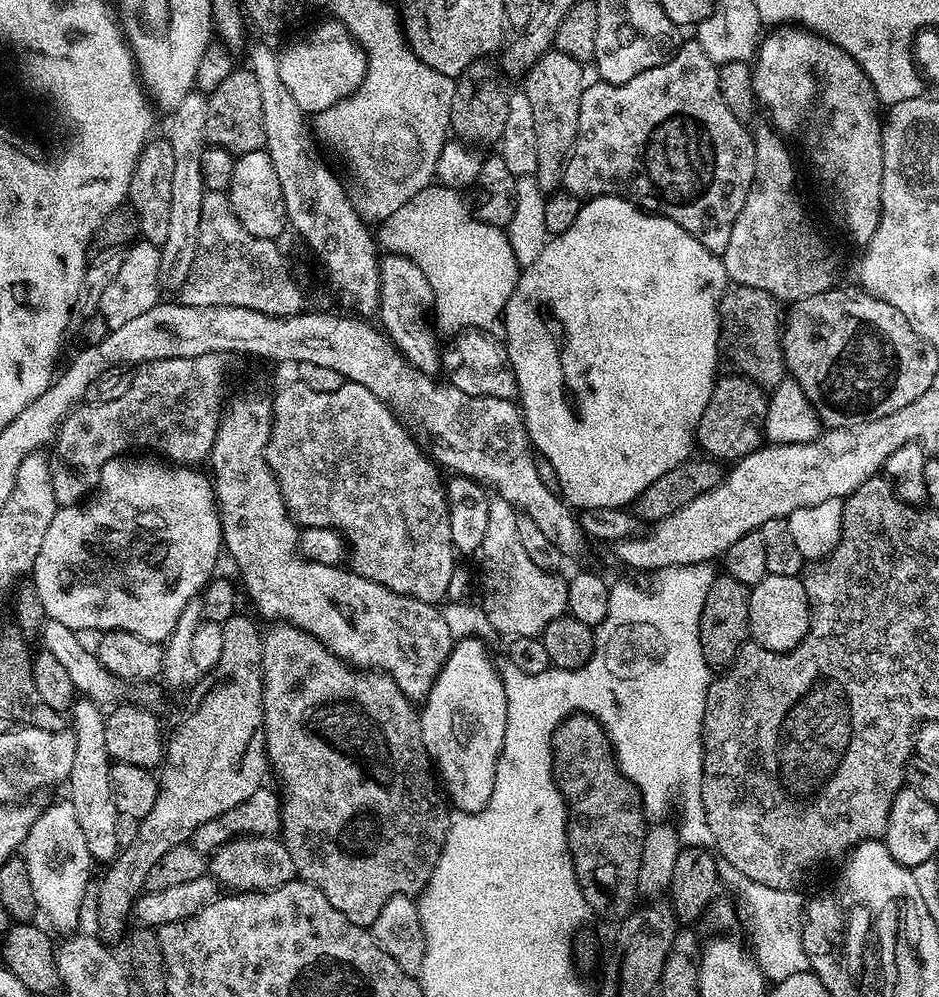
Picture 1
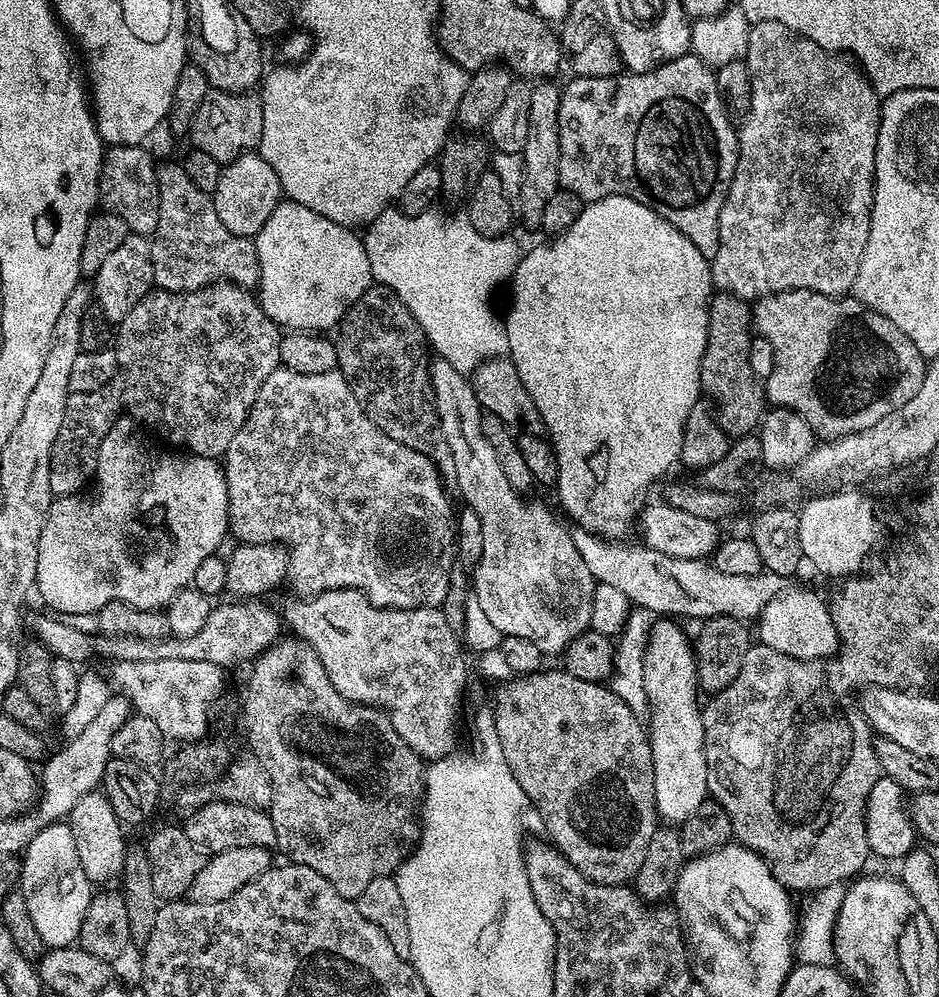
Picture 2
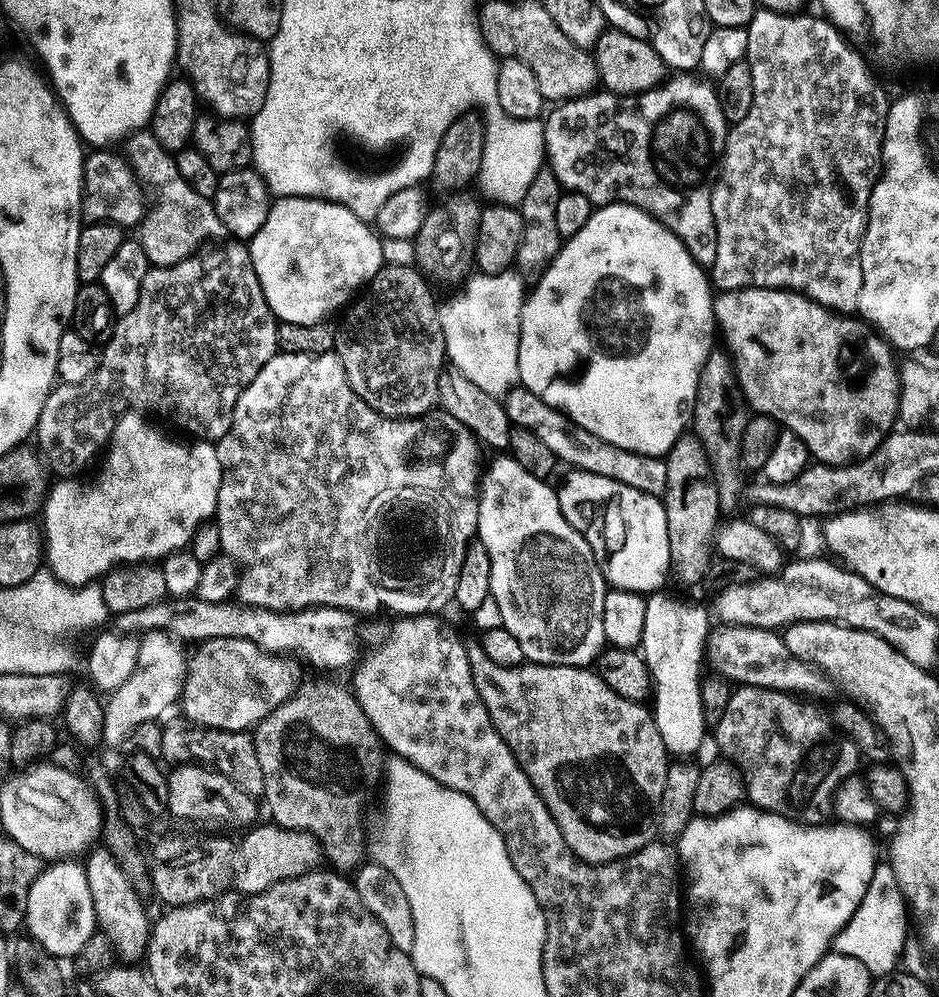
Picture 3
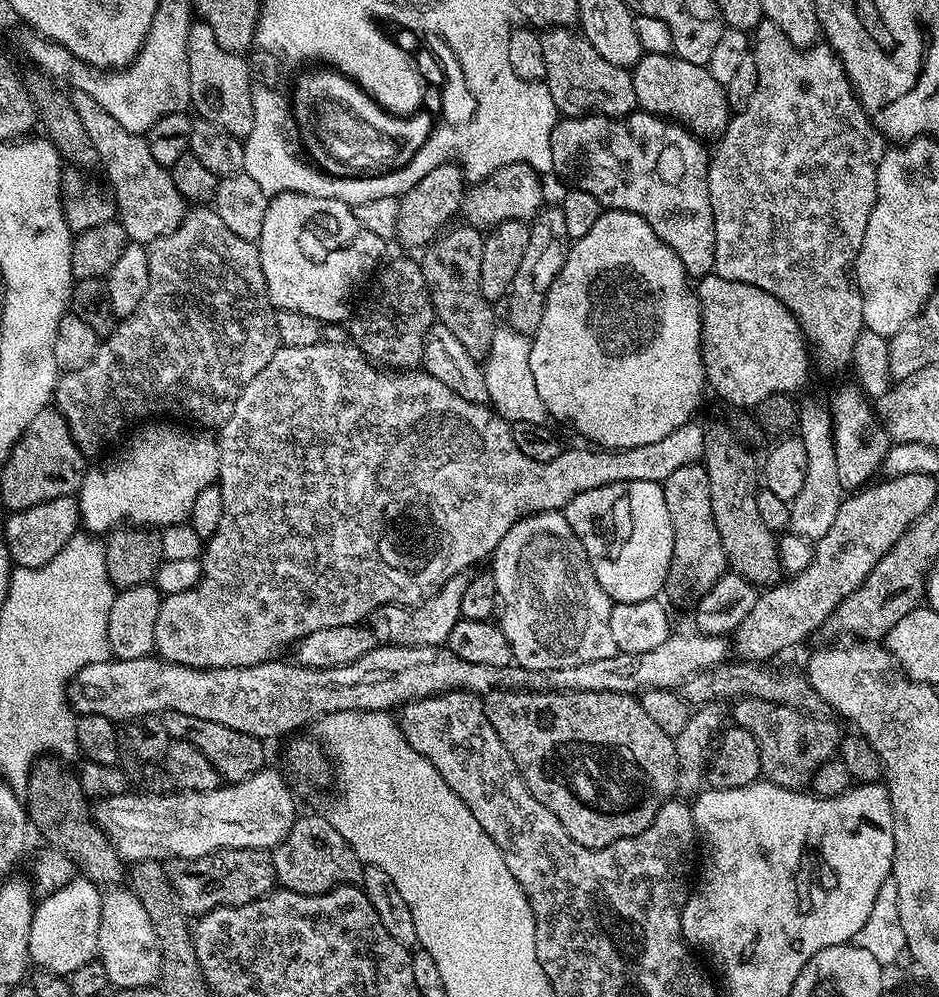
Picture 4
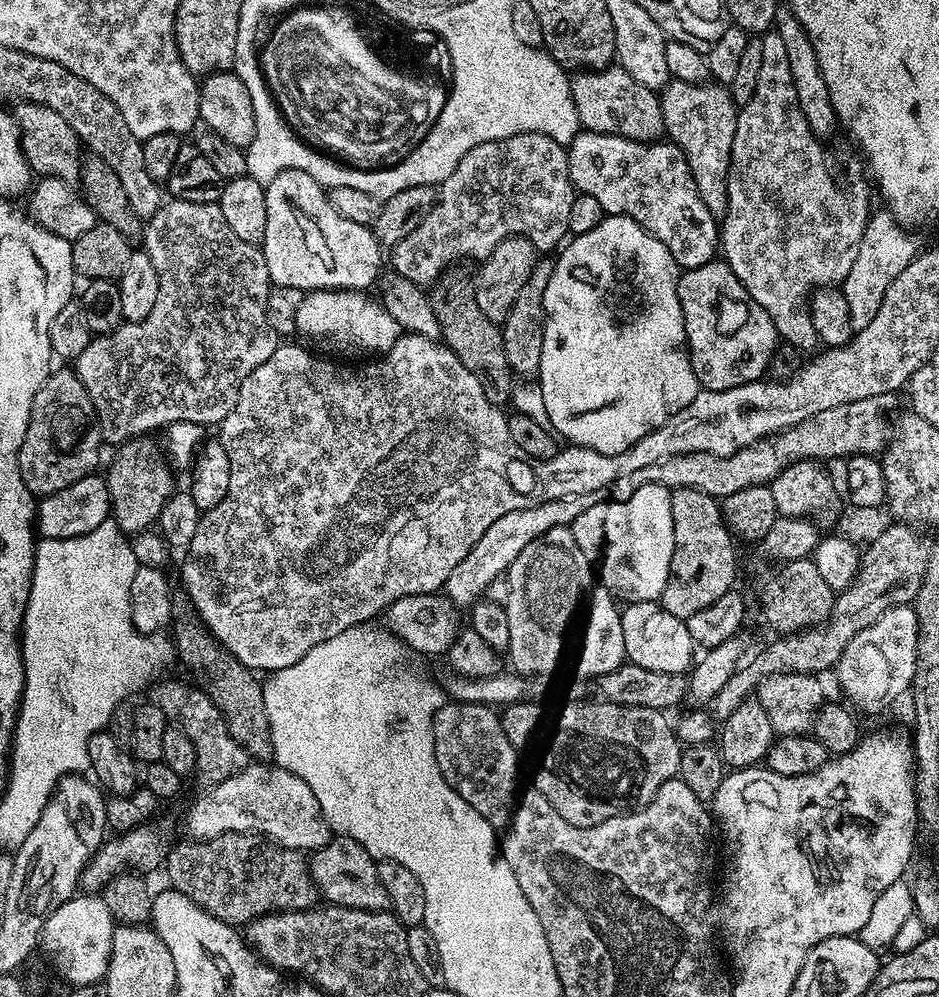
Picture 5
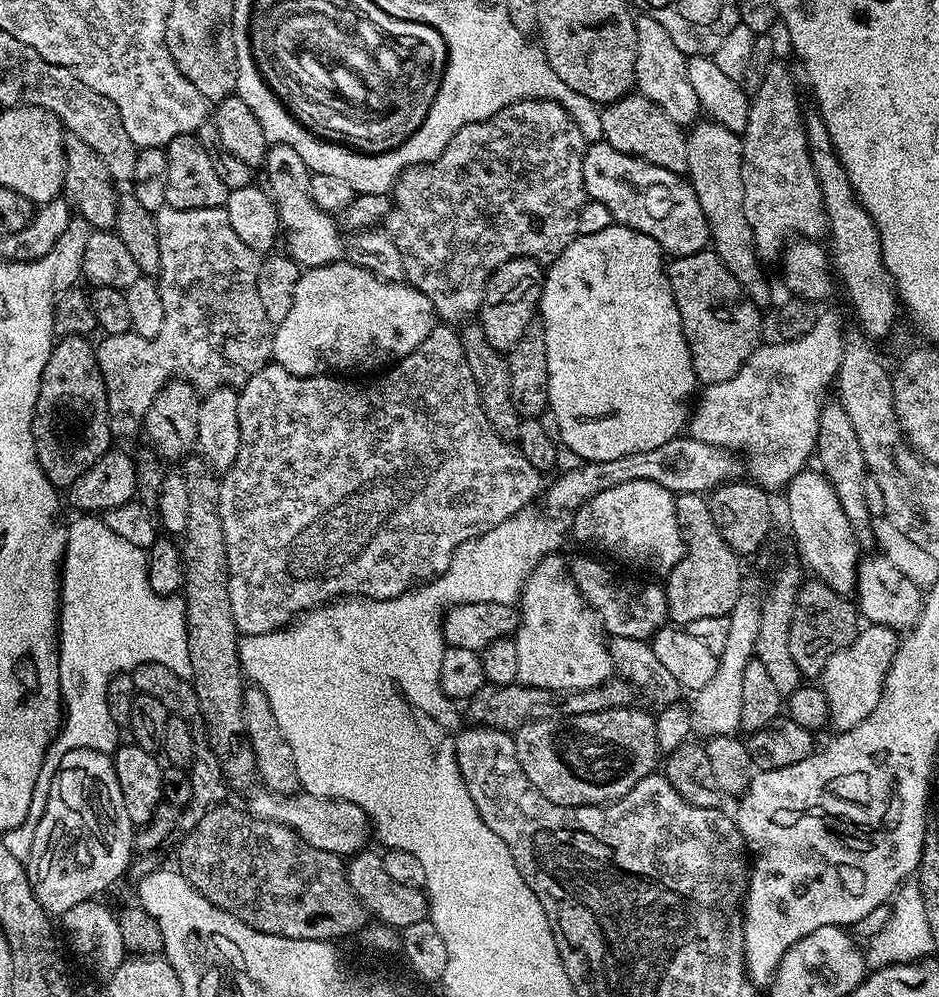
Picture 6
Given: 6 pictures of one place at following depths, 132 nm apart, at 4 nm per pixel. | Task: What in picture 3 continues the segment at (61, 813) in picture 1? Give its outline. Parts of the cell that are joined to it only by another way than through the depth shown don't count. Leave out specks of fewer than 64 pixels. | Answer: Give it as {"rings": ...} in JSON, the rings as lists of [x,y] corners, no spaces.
{"rings":[[[79,859],[57,860],[41,867],[38,878],[34,878],[30,886],[24,924],[27,935],[58,958],[74,958],[82,946],[86,946],[98,931],[98,925],[94,898],[90,898],[90,886],[86,883],[86,870]]]}

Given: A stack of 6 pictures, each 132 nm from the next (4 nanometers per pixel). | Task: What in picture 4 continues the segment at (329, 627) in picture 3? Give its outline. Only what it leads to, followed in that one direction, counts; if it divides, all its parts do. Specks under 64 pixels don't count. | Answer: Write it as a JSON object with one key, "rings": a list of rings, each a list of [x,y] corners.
{"rings":[[[459,572],[450,578],[430,596],[423,600],[401,602],[399,604],[382,604],[375,608],[370,617],[370,627],[376,633],[377,641],[398,646],[434,646],[444,644],[448,639],[450,630],[454,630],[456,623],[462,618],[460,603],[462,594],[466,591],[470,576],[468,572]]]}

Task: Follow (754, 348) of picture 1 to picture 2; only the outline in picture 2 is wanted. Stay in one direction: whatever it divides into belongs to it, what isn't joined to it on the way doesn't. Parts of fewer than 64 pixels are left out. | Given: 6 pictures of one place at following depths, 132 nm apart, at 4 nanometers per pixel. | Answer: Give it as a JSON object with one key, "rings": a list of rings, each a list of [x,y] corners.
{"rings":[[[717,291],[708,301],[708,337],[700,363],[700,386],[703,395],[712,401],[720,425],[730,438],[755,433],[766,411],[766,388],[761,377],[759,380],[752,369],[752,336],[754,337],[754,325],[749,301],[735,296],[733,292]]]}

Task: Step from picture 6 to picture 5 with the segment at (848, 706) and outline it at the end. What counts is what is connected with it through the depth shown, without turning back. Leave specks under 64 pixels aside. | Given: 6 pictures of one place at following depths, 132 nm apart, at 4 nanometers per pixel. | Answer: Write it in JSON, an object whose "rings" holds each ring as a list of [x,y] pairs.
{"rings":[[[899,604],[882,613],[873,624],[866,626],[866,630],[860,630],[850,638],[850,646],[842,650],[834,675],[853,709],[880,712],[911,689],[918,658],[919,633],[915,607]]]}

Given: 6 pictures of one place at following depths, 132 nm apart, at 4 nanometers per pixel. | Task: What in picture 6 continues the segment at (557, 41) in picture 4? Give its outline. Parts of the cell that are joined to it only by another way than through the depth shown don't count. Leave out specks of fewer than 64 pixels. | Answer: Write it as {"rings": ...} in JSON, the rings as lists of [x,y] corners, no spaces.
{"rings":[[[639,92],[629,93],[612,104],[603,105],[602,130],[603,143],[614,146],[614,150],[642,157],[646,162],[662,166],[671,172],[687,173],[689,148],[683,127],[674,122],[660,106]]]}

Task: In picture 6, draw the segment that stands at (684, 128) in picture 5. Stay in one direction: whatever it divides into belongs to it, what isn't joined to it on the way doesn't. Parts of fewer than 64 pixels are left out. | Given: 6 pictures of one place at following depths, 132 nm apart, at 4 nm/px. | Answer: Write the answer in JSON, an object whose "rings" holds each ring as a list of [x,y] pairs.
{"rings":[[[704,118],[691,125],[687,139],[689,158],[686,179],[692,185],[694,194],[698,194],[698,206],[702,206],[702,214],[706,214],[711,247],[726,270],[738,278],[744,293],[758,306],[764,306],[772,292],[764,277],[765,265],[756,252],[754,230],[746,220],[746,194],[742,184],[744,142],[741,133],[726,130],[726,126]]]}

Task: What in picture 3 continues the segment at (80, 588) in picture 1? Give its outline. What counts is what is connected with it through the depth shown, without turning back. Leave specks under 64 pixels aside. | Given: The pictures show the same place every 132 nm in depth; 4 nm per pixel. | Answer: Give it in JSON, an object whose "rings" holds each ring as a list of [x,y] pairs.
{"rings":[[[129,410],[116,419],[112,438],[106,445],[106,455],[103,457],[103,460],[105,459],[104,465],[101,466],[100,473],[93,480],[60,478],[51,485],[42,509],[42,517],[44,516],[44,524],[42,523],[44,560],[46,561],[47,571],[51,572],[56,579],[61,580],[63,584],[70,584],[73,588],[83,588],[84,585],[99,581],[107,576],[117,566],[163,562],[170,553],[187,549],[191,545],[194,534],[201,526],[209,523],[215,517],[218,490],[222,482],[222,474],[224,473],[216,453],[216,444],[212,442],[188,442],[192,444],[183,444],[180,440],[171,440],[166,433],[159,432],[147,419],[151,420],[140,410]]]}

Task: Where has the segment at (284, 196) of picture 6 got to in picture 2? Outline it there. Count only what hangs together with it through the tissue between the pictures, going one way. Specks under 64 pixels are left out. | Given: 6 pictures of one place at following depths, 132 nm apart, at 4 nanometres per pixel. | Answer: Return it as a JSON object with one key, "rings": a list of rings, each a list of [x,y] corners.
{"rings":[[[284,198],[278,206],[274,206],[274,214],[266,218],[266,226],[262,226],[260,233],[254,237],[254,243],[260,267],[260,308],[281,329],[317,334],[328,330],[324,328],[335,329],[348,308],[374,284],[363,239],[353,229],[330,222],[330,218],[310,210],[310,206],[302,206],[293,200]]]}

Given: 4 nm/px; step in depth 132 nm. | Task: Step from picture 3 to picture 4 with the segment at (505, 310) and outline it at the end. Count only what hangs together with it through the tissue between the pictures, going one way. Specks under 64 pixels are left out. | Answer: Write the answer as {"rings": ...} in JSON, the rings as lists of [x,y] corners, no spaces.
{"rings":[[[507,326],[497,327],[491,348],[482,367],[486,378],[489,405],[510,424],[514,421],[547,423],[549,414],[538,395],[533,370],[530,367],[531,339]]]}

